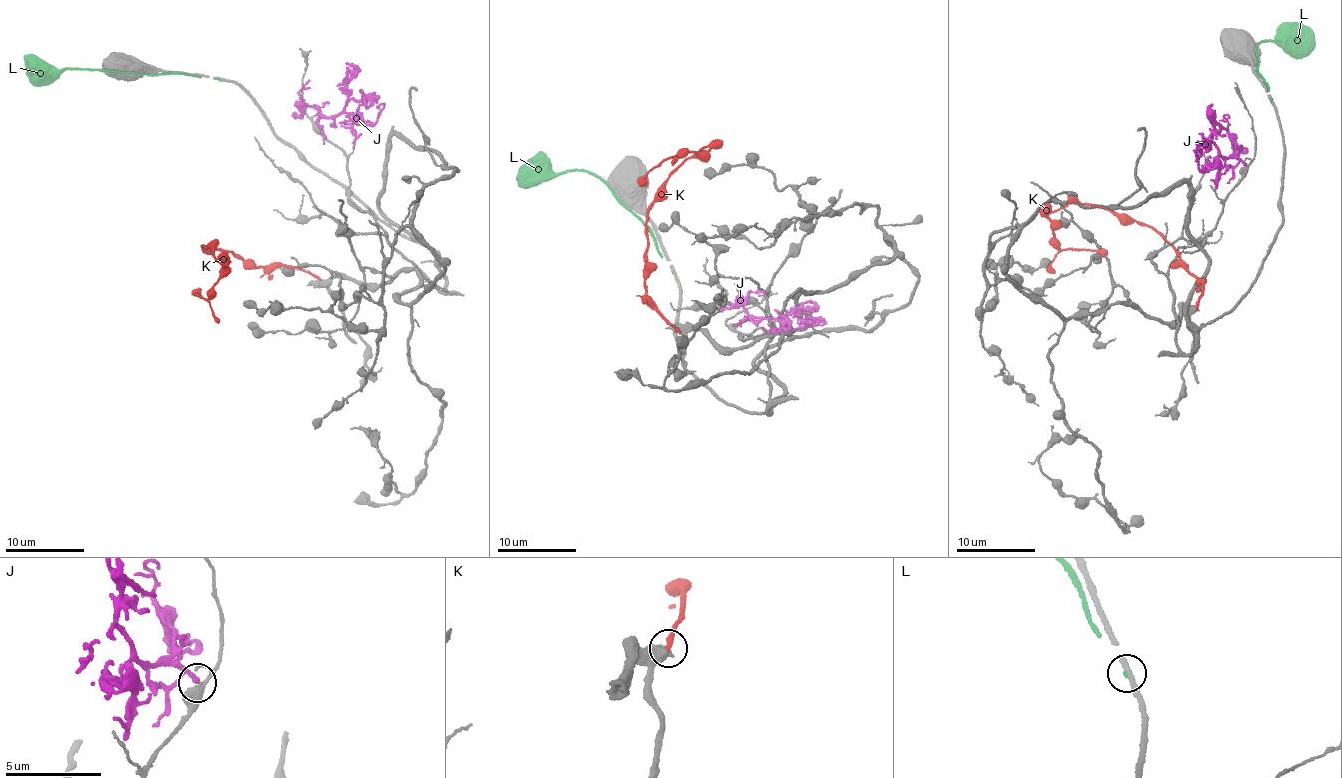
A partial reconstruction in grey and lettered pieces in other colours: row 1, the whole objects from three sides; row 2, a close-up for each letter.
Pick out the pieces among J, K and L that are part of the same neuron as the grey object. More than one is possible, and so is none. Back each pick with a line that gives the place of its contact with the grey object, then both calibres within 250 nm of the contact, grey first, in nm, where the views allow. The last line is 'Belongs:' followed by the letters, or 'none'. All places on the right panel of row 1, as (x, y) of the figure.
K: contact (1197, 307); calibres 650 and 240 nm
Belongs: K

